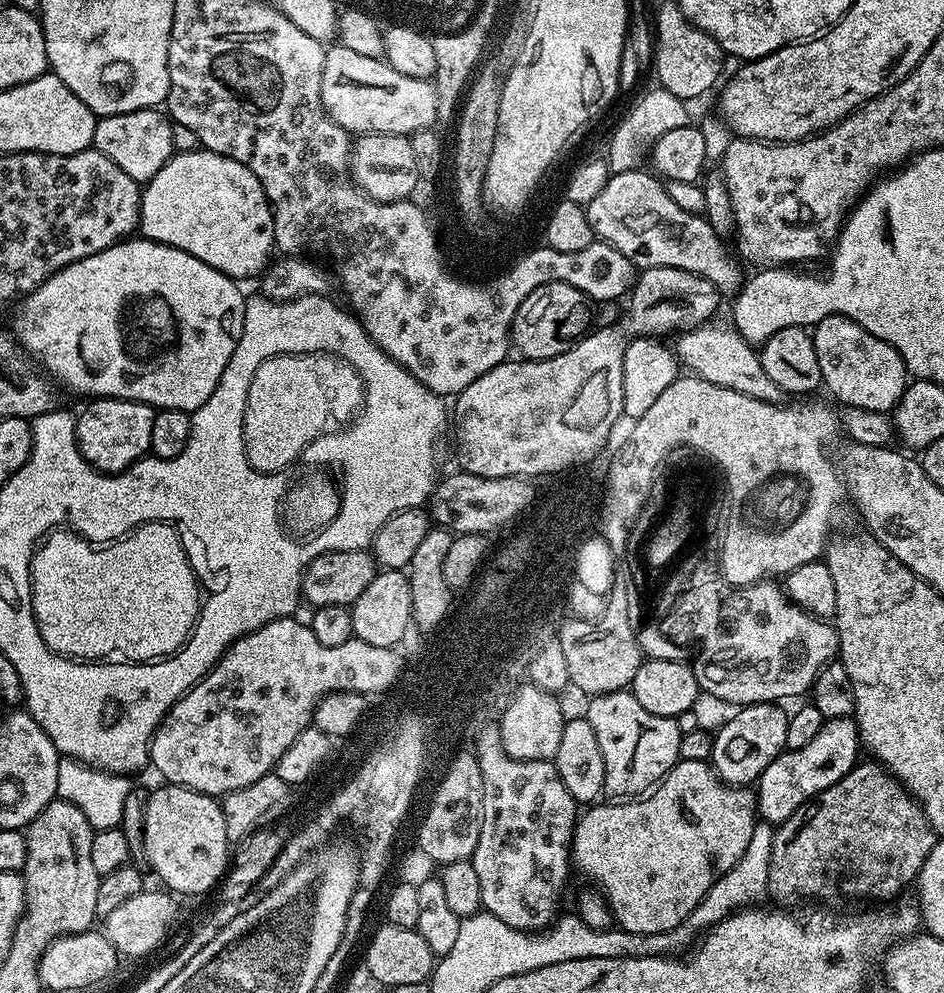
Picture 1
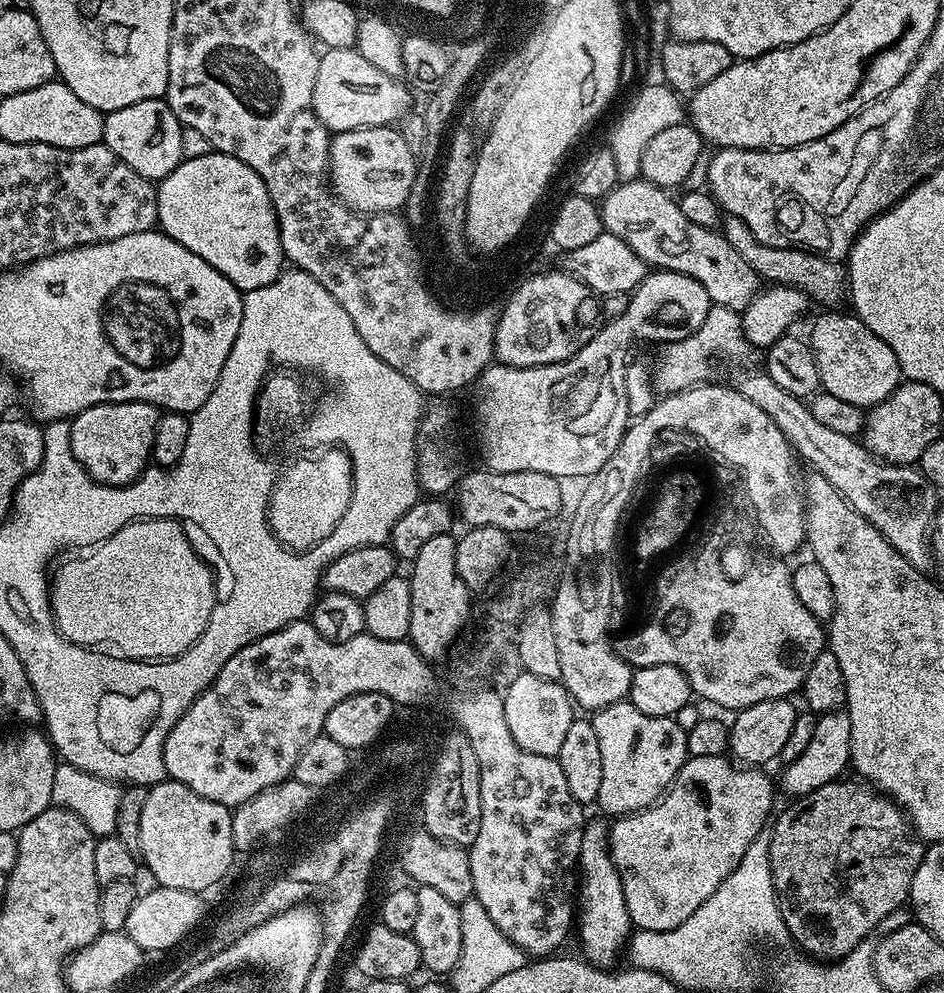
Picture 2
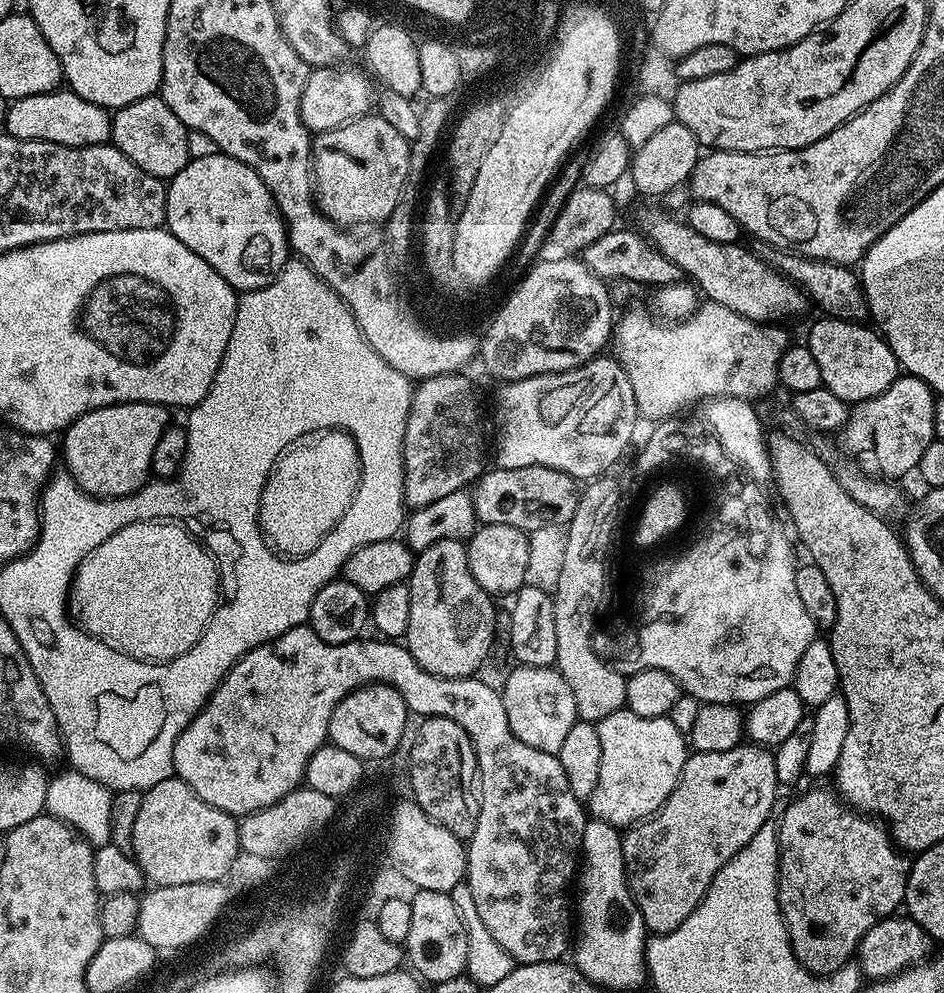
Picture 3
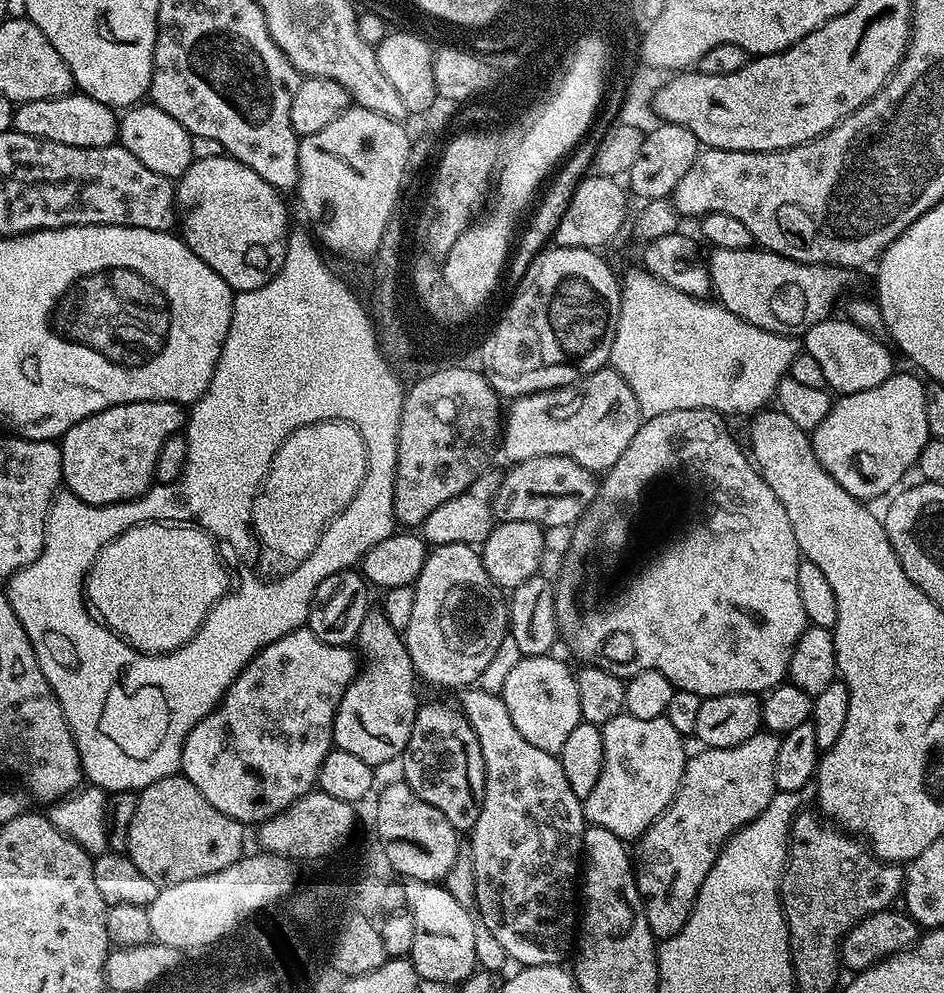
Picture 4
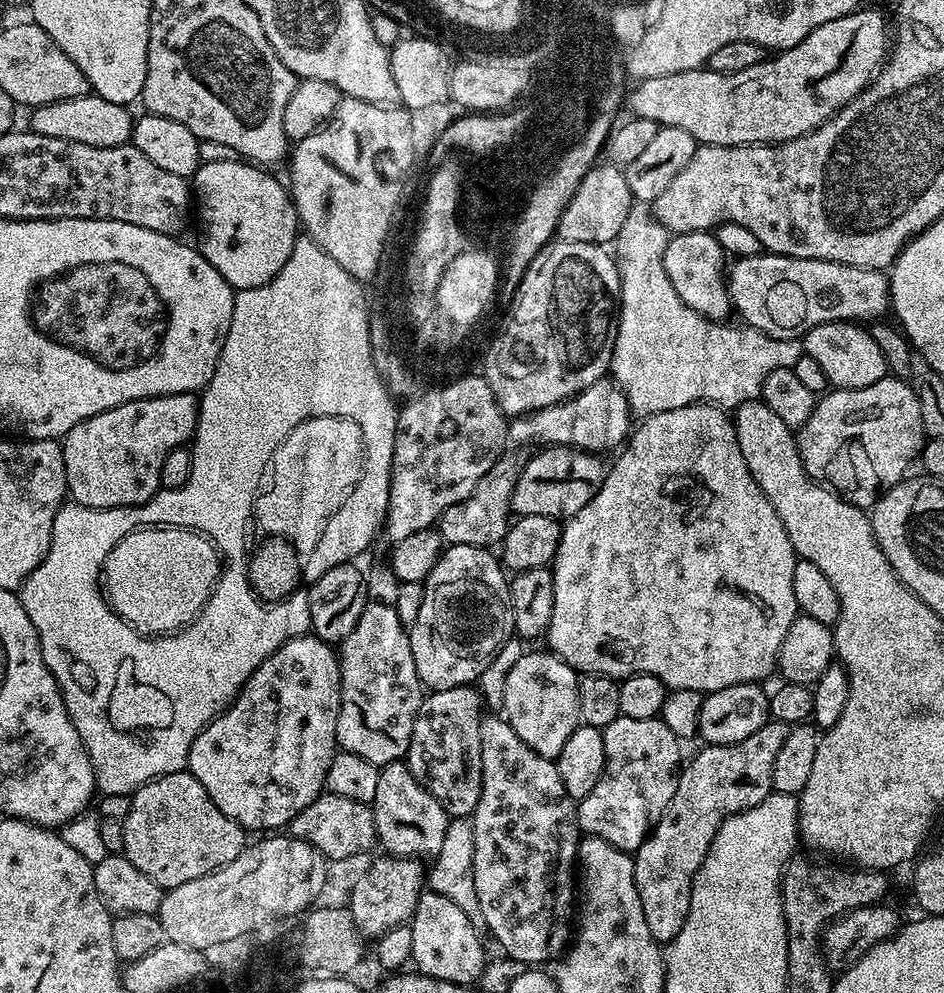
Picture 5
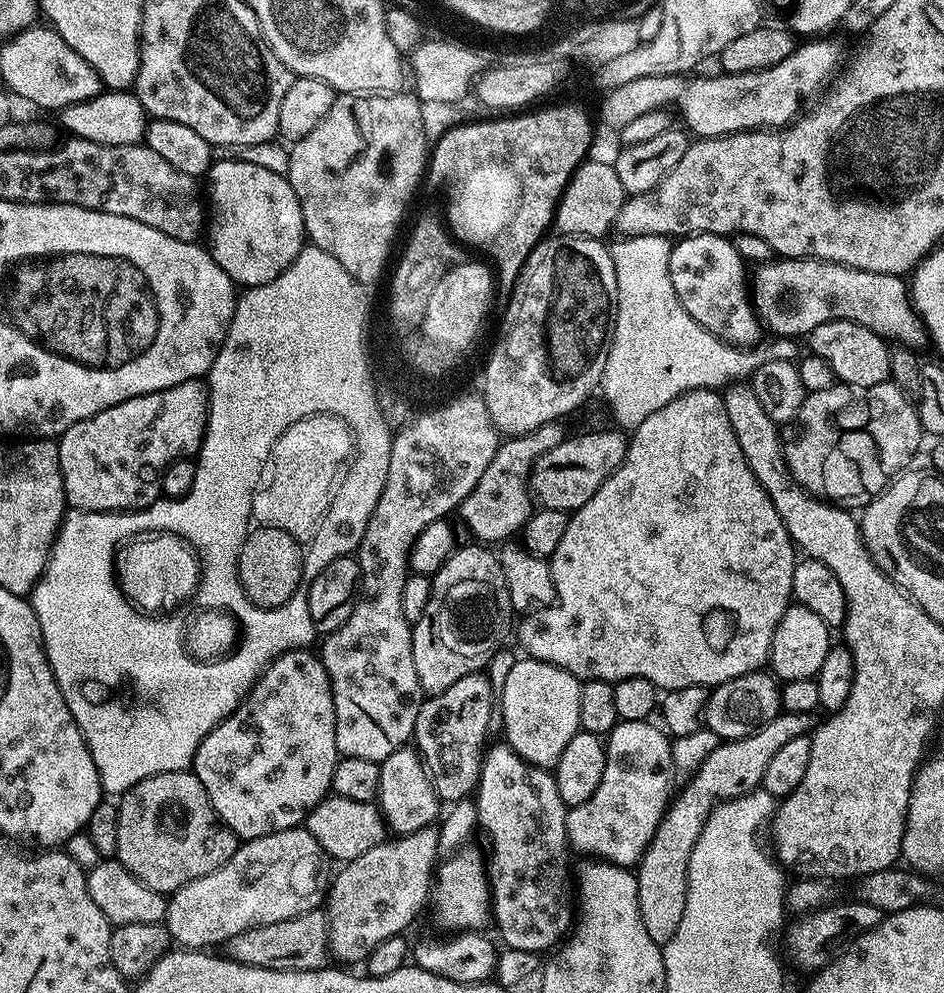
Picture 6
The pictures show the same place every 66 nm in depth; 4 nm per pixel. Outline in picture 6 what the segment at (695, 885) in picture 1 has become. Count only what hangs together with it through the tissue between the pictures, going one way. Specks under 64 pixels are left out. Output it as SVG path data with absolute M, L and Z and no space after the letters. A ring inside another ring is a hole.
M781 710L749 736L717 743L716 749L691 773L692 781L681 792L679 789L675 793L654 838L648 843L644 857L635 869L642 922L646 925L646 934L650 934L656 944L668 944L682 923L682 914L686 910L688 863L712 809L725 800L733 800L761 787L770 758L774 758L774 754L778 754L779 748L786 746L786 742L809 735L814 728L812 719L809 713L794 714Z

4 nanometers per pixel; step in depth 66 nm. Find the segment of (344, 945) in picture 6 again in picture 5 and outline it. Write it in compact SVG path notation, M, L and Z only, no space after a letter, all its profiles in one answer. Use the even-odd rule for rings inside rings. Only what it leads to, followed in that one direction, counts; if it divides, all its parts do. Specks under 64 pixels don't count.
M381 855L381 860L376 860L356 880L352 888L352 897L346 901L346 907L352 914L352 920L358 931L368 938L379 938L383 932L398 927L399 924L408 924L412 919L420 893L426 888L426 868L419 859L411 856Z

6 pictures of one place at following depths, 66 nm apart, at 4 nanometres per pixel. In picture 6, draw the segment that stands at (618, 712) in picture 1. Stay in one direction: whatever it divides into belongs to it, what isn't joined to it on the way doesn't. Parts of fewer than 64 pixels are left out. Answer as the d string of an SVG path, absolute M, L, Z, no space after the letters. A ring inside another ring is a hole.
M620 720L606 737L606 770L602 770L602 782L598 790L582 806L568 809L566 828L568 843L588 858L609 860L612 864L639 865L640 859L654 838L664 813L674 796L672 788L672 740L663 727L655 728L648 720Z

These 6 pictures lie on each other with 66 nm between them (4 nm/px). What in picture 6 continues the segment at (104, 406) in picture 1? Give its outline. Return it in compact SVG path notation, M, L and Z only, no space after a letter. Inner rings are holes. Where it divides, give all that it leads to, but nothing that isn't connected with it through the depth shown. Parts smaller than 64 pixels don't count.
M203 379L178 382L178 386L170 386L166 390L158 390L150 394L142 394L138 398L130 398L126 402L118 402L82 422L74 422L70 430L66 430L58 438L56 449L58 450L58 462L64 479L64 498L73 509L81 508L87 512L139 512L142 508L148 508L155 500L161 499L160 479L168 464L175 460L192 458L199 453L200 444L204 441L204 431L208 421L208 386Z

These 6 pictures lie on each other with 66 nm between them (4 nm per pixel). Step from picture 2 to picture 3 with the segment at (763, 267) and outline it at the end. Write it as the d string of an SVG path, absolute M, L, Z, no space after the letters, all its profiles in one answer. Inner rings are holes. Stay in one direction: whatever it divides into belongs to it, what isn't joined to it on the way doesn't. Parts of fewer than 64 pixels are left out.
M763 242L755 245L754 251L759 260L770 268L775 268L793 284L799 286L812 303L821 308L825 317L833 320L854 320L864 322L869 319L868 300L864 297L864 285L859 275L851 267L842 264L831 264L825 260L811 260L808 256L799 255L791 250L775 248L773 244Z

